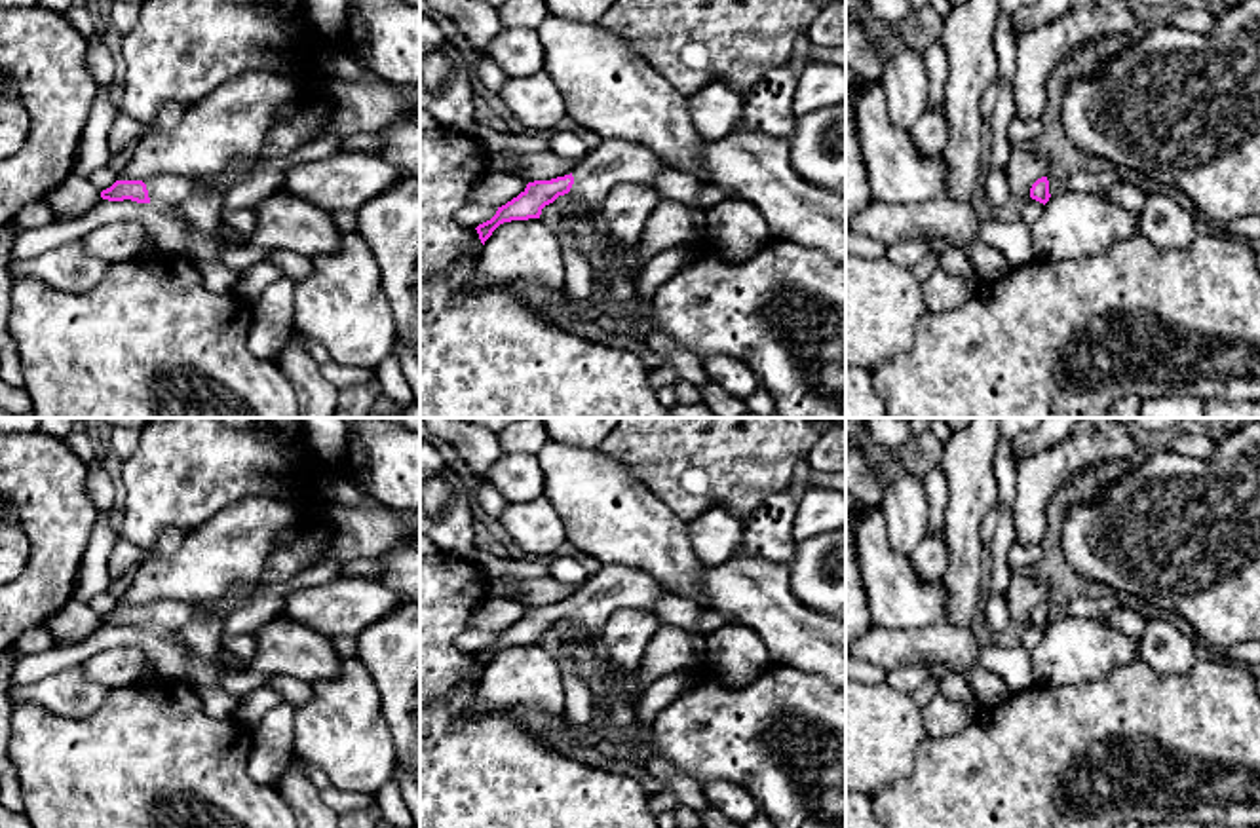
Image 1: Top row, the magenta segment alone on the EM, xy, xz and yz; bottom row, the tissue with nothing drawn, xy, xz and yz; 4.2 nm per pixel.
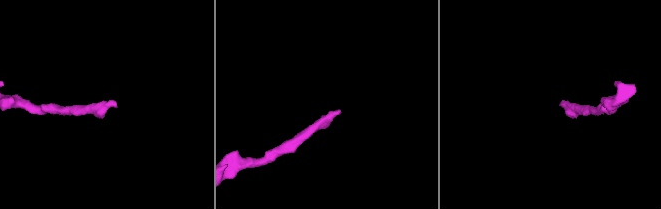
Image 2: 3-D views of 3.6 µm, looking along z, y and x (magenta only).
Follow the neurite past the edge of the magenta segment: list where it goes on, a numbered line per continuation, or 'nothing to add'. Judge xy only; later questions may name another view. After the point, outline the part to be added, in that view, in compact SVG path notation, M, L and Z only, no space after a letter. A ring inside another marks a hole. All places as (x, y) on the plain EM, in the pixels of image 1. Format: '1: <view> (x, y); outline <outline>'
1: xy (168, 616); outline M262 581L253 585L238 583L224 596L203 602L184 602L184 600L160 600L148 604L146 615L150 629L162 634L182 632L196 617L203 615L207 621L224 621L234 610L245 606Z

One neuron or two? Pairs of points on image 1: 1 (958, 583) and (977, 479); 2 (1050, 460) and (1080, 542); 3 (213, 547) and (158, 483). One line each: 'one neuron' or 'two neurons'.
1: one neuron
2: two neurons
3: two neurons

